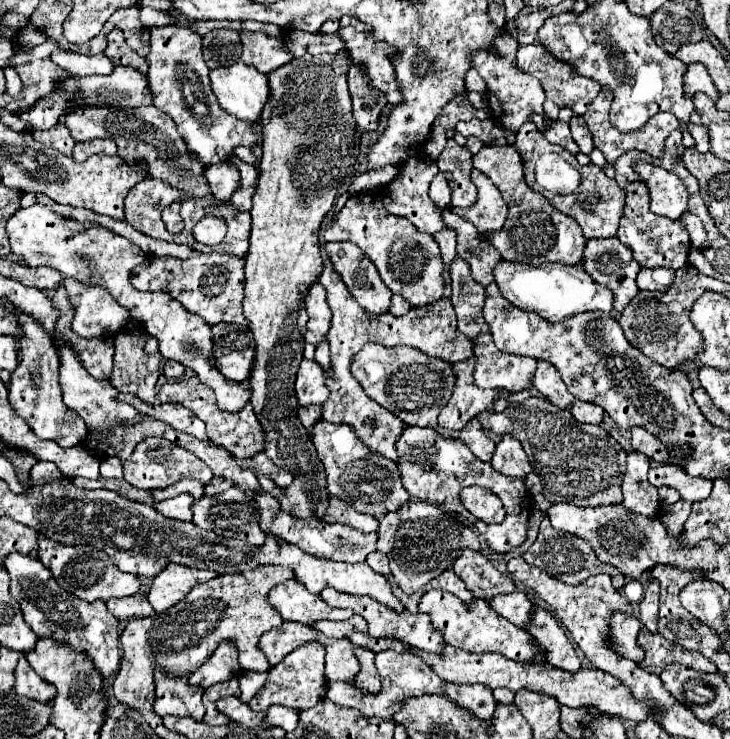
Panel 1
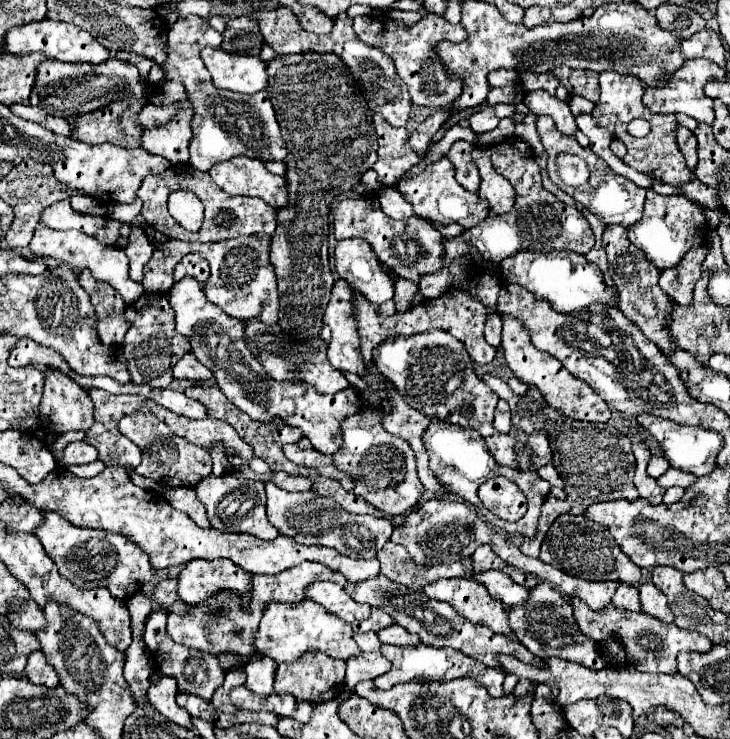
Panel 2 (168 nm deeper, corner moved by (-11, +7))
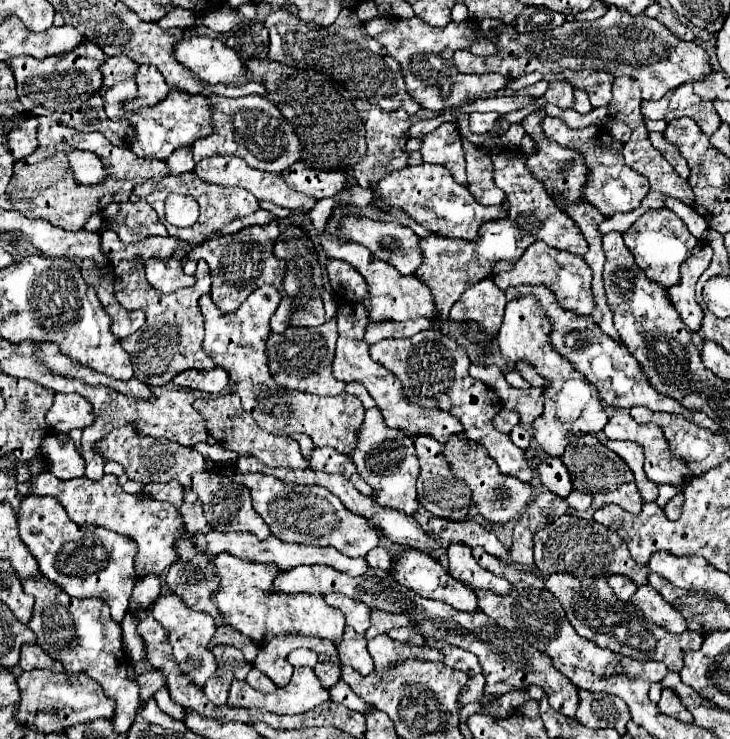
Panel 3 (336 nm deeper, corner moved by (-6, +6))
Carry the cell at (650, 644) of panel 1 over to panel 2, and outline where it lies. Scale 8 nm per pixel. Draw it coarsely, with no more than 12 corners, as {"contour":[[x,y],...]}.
{"contour":[[572,598],[580,630],[596,642],[616,634],[640,672],[674,674],[678,652],[708,652],[706,636],[628,614],[588,610]]}

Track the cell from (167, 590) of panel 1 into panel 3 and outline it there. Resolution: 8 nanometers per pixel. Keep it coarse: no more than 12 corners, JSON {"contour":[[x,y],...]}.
{"contour":[[215,555],[211,595],[259,647],[277,635],[339,643],[343,613],[271,593],[275,567]]}

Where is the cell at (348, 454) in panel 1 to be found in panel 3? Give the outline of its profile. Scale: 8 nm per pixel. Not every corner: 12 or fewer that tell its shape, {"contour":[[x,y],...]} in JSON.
{"contour":[[365,411],[351,461],[381,507],[413,515],[413,439]]}

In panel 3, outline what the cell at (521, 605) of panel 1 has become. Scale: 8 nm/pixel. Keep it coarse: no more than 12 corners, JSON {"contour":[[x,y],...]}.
{"contour":[[453,543],[449,573],[453,579],[505,597],[513,585],[497,577],[471,555],[471,547]]}

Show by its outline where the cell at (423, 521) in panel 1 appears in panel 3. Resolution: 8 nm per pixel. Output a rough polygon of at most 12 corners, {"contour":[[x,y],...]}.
{"contour":[[431,517],[427,535],[443,545],[483,547],[513,563],[511,551],[471,519]]}

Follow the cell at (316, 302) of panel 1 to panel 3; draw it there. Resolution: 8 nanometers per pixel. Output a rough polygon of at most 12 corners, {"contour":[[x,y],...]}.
{"contour":[[341,301],[333,375],[359,381],[389,427],[435,435],[463,433],[441,409],[423,409],[399,379],[369,357],[363,303]]}

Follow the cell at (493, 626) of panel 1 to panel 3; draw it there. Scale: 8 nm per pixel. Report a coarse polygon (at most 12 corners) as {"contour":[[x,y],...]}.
{"contour":[[431,555],[395,557],[395,581],[421,597],[477,613],[473,589]]}

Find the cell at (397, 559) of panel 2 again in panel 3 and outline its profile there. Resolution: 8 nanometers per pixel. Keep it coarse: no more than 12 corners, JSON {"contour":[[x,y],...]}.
{"contour":[[385,547],[371,549],[365,559],[373,569],[391,571],[393,553]]}

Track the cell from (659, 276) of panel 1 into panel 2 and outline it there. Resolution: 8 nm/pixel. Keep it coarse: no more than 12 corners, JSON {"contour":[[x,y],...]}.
{"contour":[[694,246],[684,260],[662,272],[660,288],[680,306],[692,304],[708,254]]}

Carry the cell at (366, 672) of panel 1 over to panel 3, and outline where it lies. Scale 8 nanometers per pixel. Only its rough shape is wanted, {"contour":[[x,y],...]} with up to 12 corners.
{"contour":[[345,629],[337,645],[343,665],[361,675],[373,673],[367,639]]}

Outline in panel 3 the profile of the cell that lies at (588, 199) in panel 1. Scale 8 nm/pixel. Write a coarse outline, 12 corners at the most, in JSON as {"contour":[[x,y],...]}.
{"contour":[[543,117],[547,139],[587,163],[583,197],[603,217],[639,209],[647,179],[603,127],[571,131]]}

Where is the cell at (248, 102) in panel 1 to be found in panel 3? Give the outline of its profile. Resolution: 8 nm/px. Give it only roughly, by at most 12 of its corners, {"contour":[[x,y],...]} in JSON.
{"contour":[[211,37],[183,39],[175,59],[207,83],[245,85],[237,53]]}

